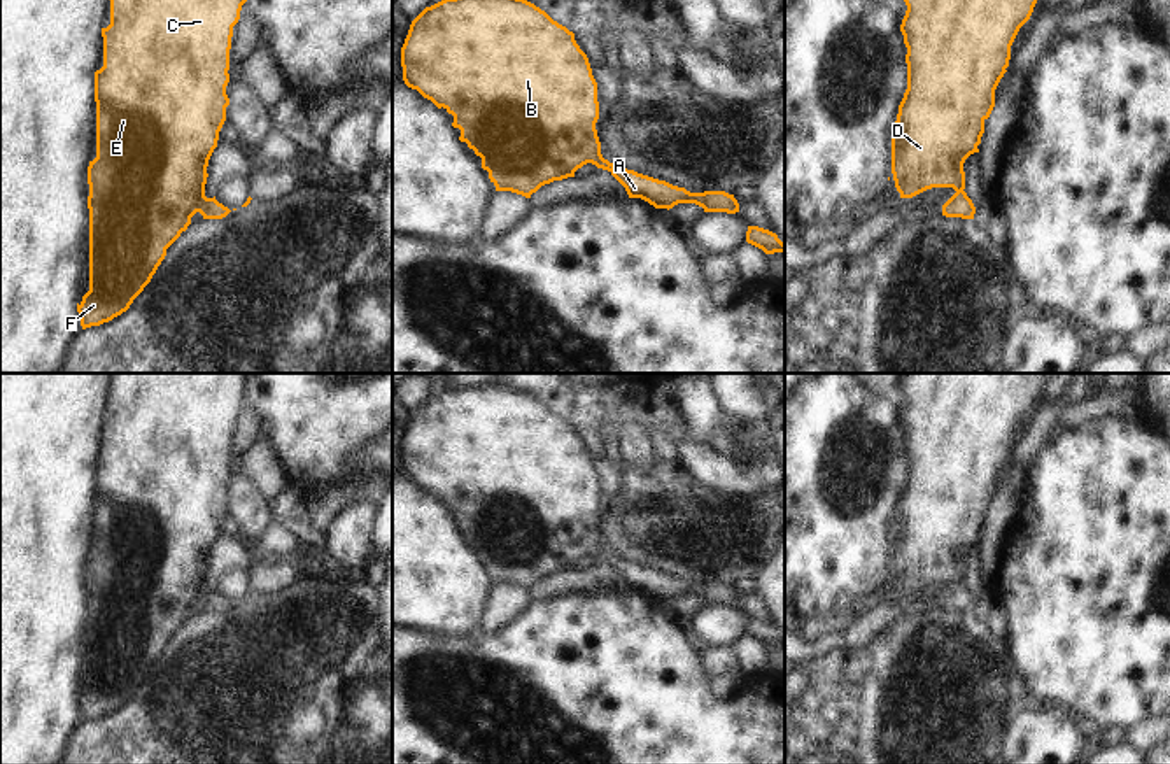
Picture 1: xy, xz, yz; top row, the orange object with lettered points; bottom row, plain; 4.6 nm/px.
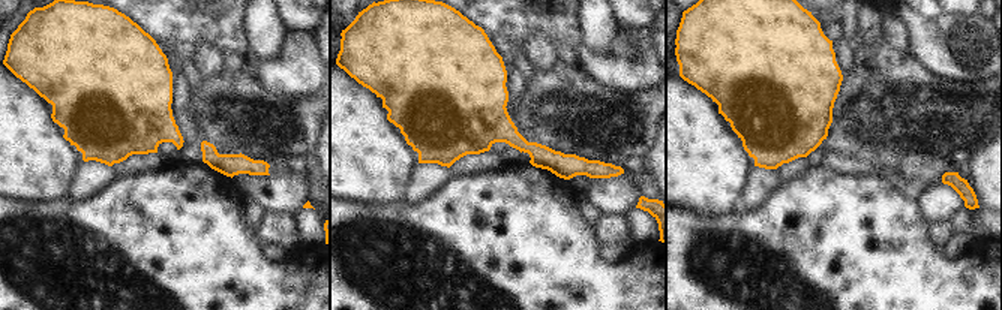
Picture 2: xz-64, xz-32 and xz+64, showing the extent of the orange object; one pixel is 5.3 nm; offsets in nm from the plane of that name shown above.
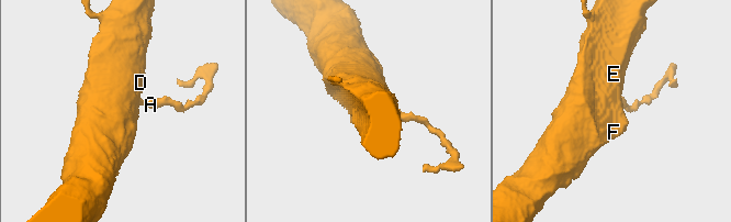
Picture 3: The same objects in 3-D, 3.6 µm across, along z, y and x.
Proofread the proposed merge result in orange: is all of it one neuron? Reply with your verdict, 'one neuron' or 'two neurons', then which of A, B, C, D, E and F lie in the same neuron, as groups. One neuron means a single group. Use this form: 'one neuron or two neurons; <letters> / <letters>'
one neuron; A B C D E F

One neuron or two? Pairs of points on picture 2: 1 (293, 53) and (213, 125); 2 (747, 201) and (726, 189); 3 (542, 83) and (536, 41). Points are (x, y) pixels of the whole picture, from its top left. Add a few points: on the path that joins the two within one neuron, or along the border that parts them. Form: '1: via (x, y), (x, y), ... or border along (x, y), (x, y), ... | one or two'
1: border along (260, 81), (267, 89), (291, 98) | two
2: border along (752, 166), (747, 175), (747, 187), (737, 208) | two
3: border along (557, 60), (546, 69), (534, 71) | two

